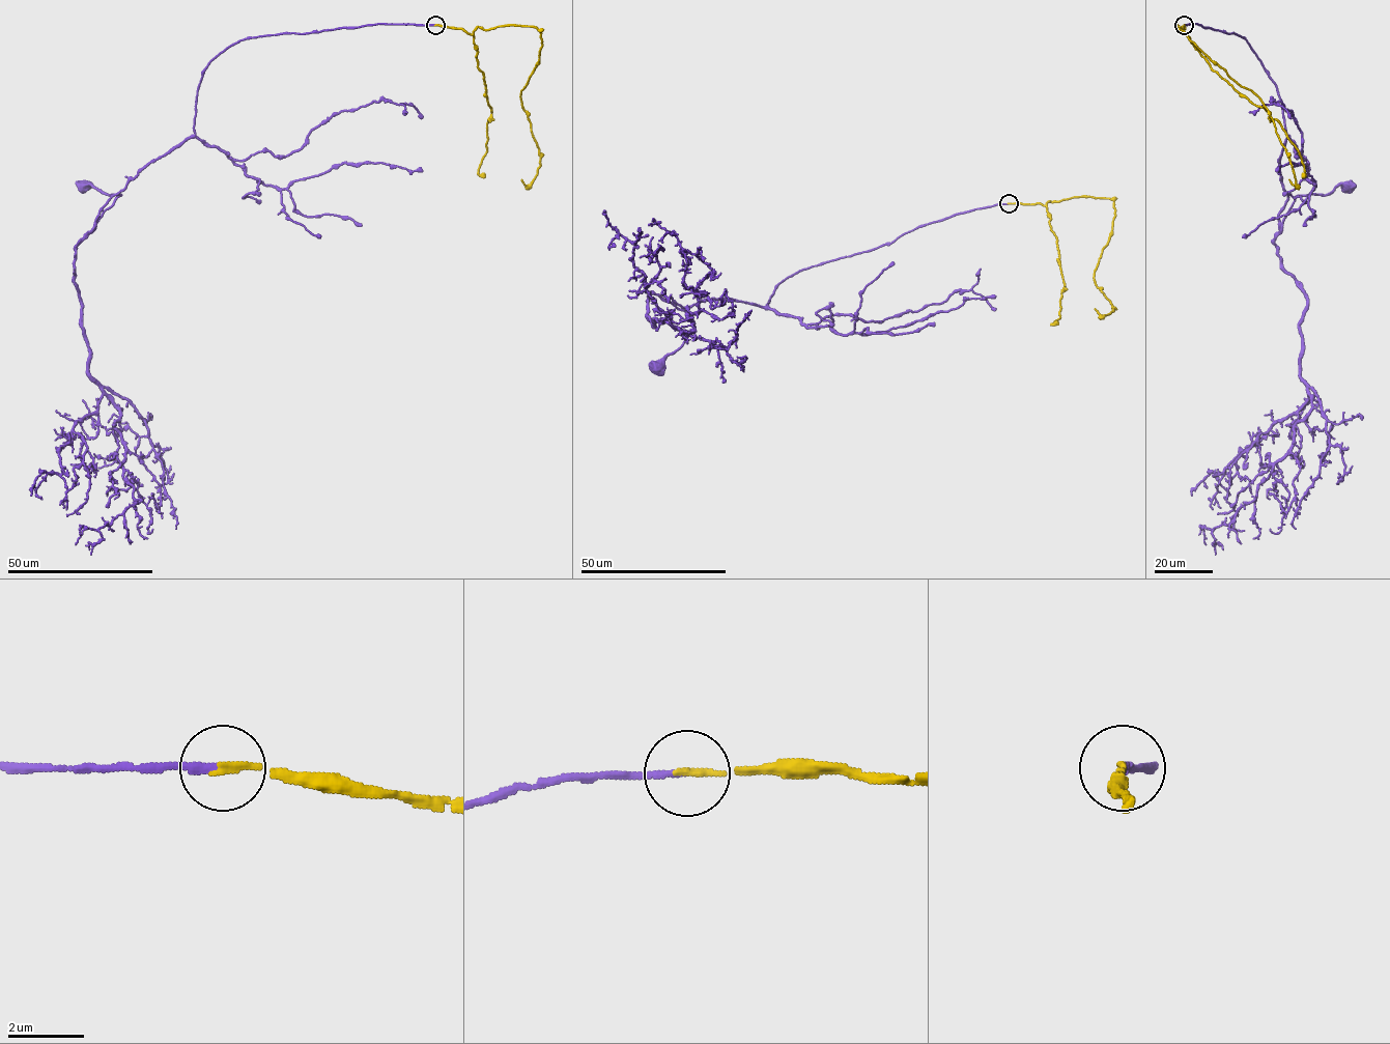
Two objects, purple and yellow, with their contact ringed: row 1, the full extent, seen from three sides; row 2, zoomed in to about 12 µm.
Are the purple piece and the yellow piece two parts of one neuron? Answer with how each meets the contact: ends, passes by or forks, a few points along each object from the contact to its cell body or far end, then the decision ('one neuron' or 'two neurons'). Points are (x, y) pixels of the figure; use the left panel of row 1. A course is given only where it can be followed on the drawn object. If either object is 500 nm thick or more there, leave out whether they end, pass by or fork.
purple ends there; yellow ends there; purple runs (435, 25), (375, 24), (230, 45), (198, 84), (194, 135), (114, 194), (94, 229), (120, 194), (84, 189); yellow runs (435, 25), (470, 34), (505, 25), (540, 31), (520, 99), (540, 166), (530, 185), (521, 179); one neuron

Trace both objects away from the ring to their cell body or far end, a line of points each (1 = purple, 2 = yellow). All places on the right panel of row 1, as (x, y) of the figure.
1: (1184, 25), (1244, 37), (1275, 84), (1286, 135), (1280, 229), (1297, 196), (1348, 189)
2: (1184, 25), (1186, 34), (1176, 25), (1229, 77), (1251, 90), (1269, 112), (1296, 185), (1288, 179)

